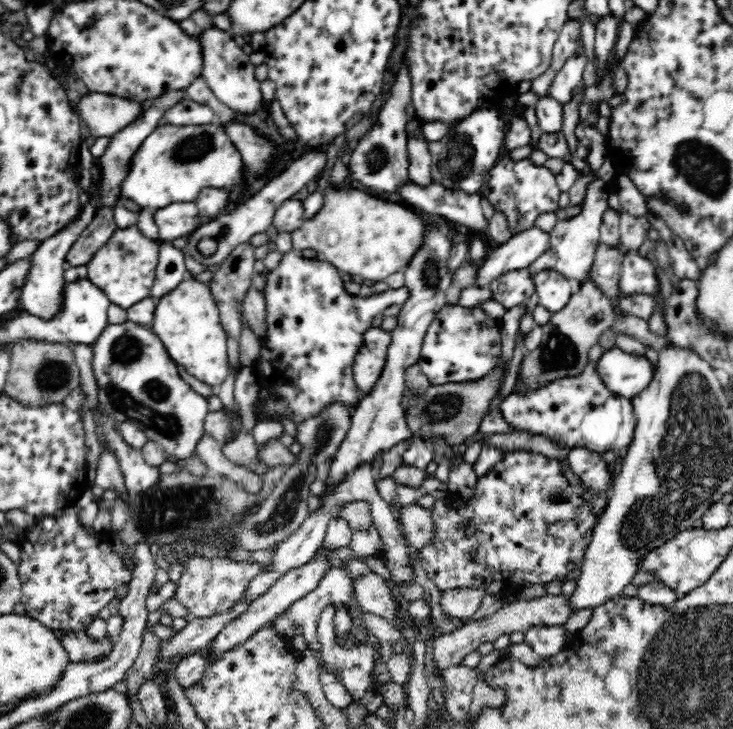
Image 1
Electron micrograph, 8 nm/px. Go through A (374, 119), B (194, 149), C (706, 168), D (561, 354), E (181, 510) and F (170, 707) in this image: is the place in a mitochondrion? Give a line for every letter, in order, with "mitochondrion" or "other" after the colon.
A: other
B: mitochondrion
C: mitochondrion
D: mitochondrion
E: mitochondrion
F: other

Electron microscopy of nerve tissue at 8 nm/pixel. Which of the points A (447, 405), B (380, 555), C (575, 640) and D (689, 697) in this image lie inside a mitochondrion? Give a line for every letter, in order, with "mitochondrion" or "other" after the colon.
A: mitochondrion
B: other
C: other
D: mitochondrion

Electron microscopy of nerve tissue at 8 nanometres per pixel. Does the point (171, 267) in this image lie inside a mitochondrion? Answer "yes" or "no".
no

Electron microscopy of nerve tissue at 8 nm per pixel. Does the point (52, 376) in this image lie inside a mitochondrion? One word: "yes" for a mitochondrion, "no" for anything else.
yes

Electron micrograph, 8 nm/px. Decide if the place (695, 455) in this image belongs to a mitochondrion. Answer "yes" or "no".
yes

